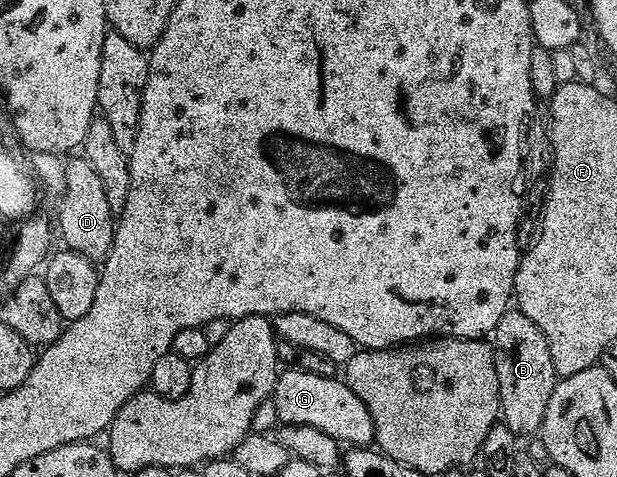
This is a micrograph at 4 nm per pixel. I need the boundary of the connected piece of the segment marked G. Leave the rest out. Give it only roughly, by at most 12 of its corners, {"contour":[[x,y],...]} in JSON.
{"contour":[[285,370],[272,400],[283,426],[346,447],[375,444],[372,415],[345,380]]}

